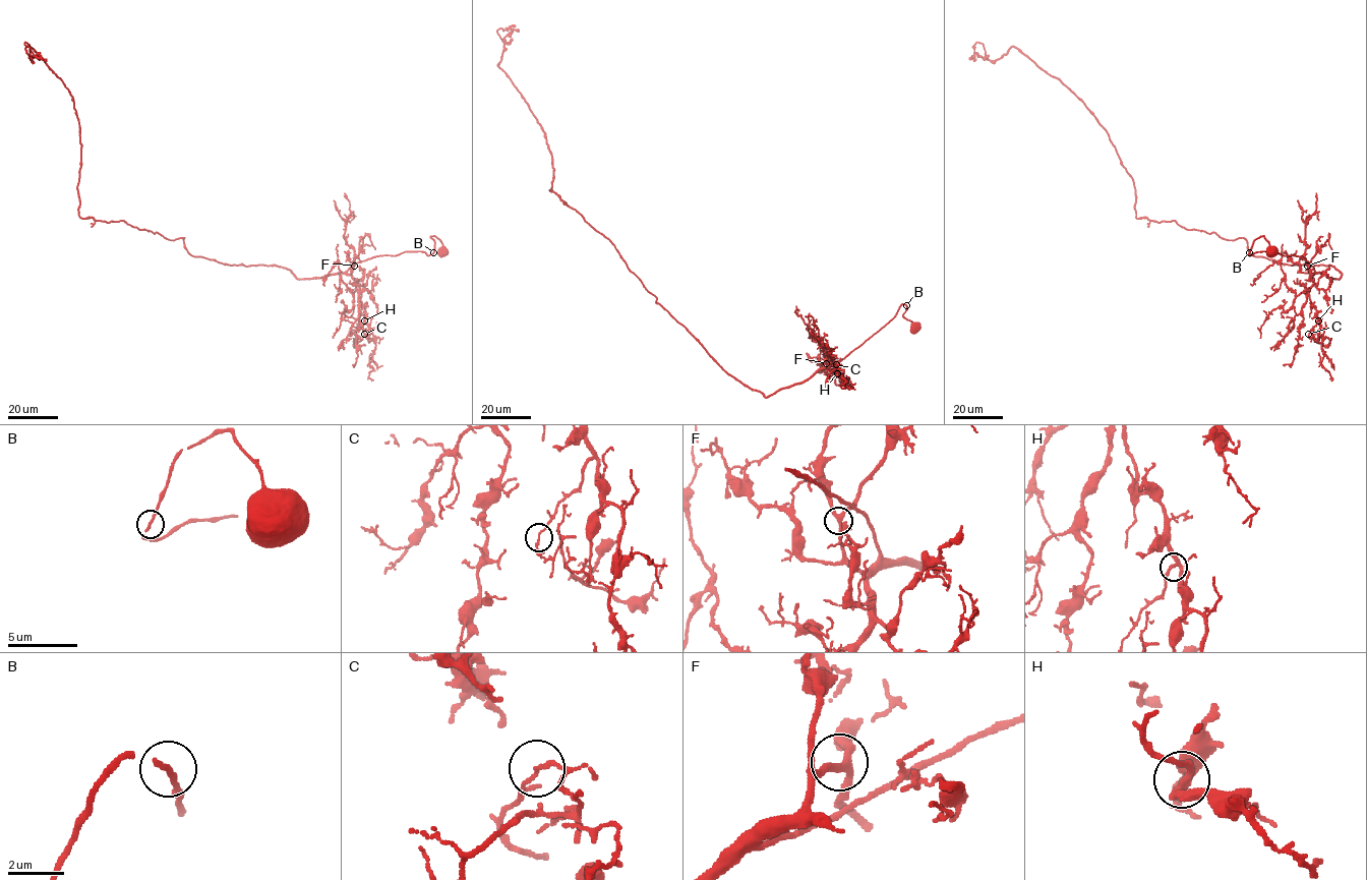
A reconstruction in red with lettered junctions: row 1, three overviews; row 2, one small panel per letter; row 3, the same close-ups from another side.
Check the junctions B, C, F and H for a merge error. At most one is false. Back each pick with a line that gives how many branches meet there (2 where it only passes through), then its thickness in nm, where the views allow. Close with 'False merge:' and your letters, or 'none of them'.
False merge: none of them

